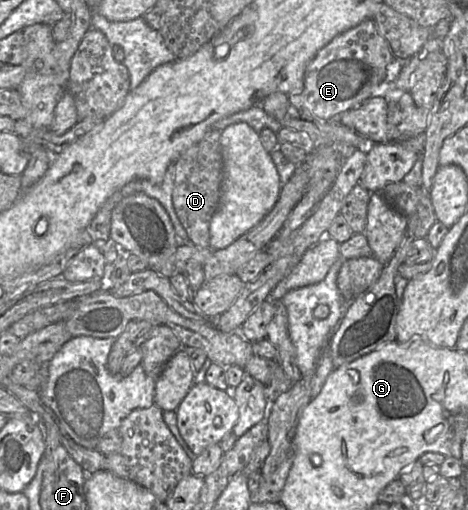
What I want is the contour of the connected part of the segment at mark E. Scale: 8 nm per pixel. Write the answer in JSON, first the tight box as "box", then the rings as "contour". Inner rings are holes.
{"box":[288,19,396,120],"contour":[[[372,19],[337,35],[326,46],[318,51],[307,65],[304,74],[304,88],[300,94],[288,95],[289,103],[301,113],[309,113],[319,120],[333,120],[340,113],[353,109],[370,98],[380,95],[389,88],[389,70],[396,58],[387,41],[379,34]]]}

